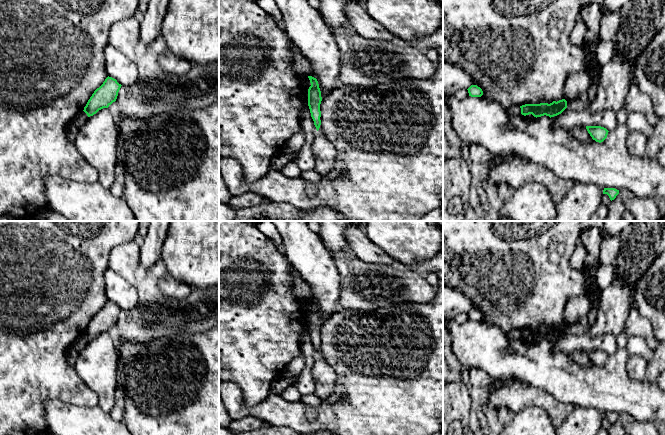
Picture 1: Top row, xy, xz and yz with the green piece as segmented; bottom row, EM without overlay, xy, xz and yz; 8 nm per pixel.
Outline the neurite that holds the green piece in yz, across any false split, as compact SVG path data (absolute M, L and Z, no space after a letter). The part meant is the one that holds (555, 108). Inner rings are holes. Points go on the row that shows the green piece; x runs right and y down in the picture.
M565 99L553 101L552 103L525 104L520 106L521 114L526 116L532 114L534 117L549 116L554 117L561 114L567 108Z

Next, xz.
M308 76L311 86L308 89L308 106L310 109L311 117L314 121L314 125L317 131L321 125L321 111L320 111L320 104L322 101L321 91L319 88L319 84L316 78L312 76Z

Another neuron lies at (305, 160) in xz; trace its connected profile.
M308 103L301 108L299 118L302 131L306 135L306 139L300 151L297 152L296 164L300 168L301 172L306 172L314 169L315 167L315 157L312 153L312 144L318 133L311 117Z

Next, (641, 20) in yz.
M629 0L621 8L621 23L614 43L615 52L626 56L630 63L630 86L623 107L628 113L639 113L651 126L655 126L656 116L652 101L642 93L632 74L638 55L653 37L665 28L665 0Z

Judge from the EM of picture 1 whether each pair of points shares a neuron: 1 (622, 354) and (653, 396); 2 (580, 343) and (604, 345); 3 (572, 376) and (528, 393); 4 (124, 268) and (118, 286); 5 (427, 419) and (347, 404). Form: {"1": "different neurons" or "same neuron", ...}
{"1": "same neuron", "2": "same neuron", "3": "different neurons", "4": "different neurons", "5": "same neuron"}

